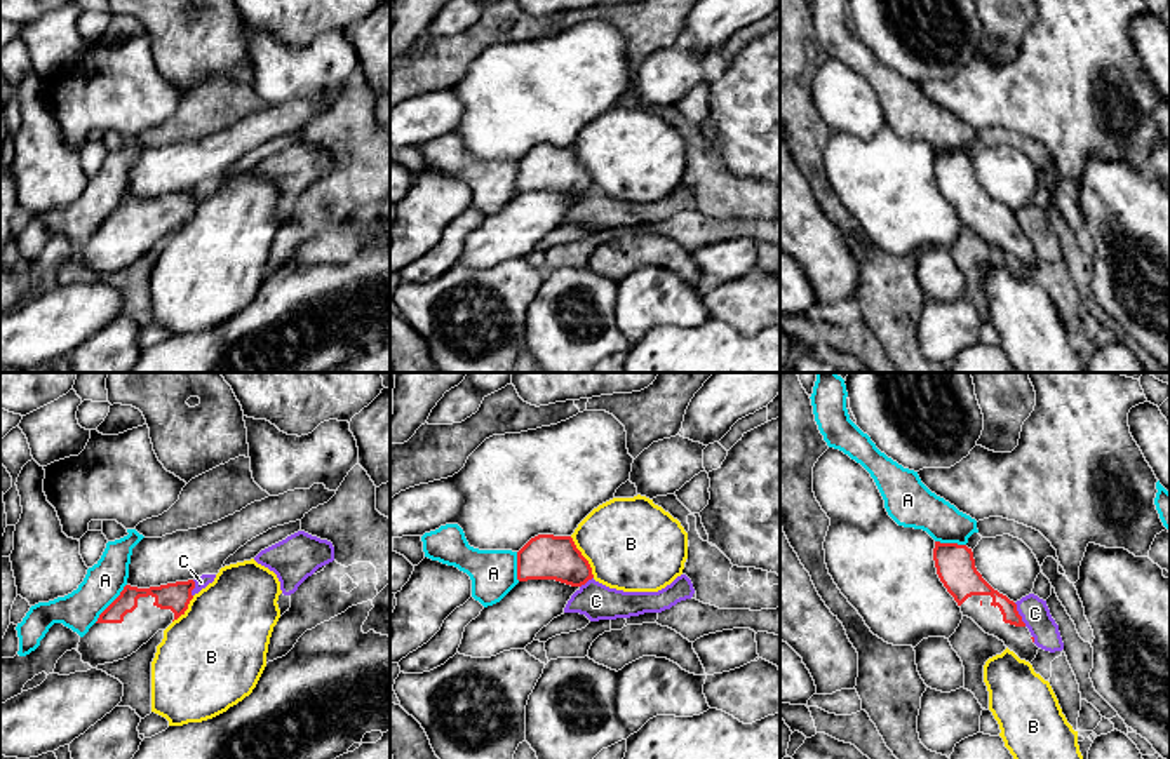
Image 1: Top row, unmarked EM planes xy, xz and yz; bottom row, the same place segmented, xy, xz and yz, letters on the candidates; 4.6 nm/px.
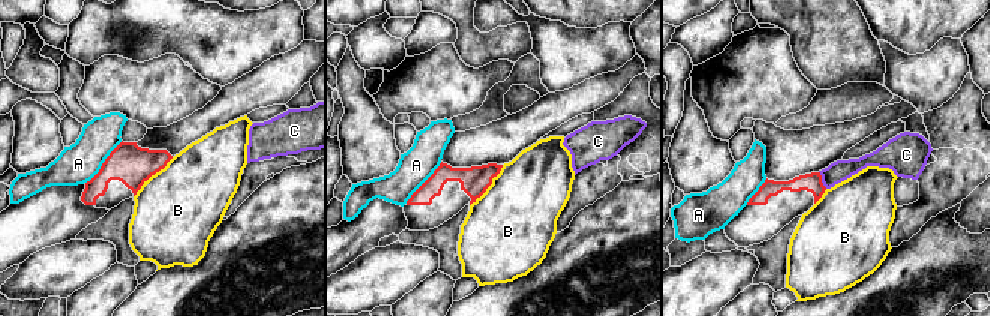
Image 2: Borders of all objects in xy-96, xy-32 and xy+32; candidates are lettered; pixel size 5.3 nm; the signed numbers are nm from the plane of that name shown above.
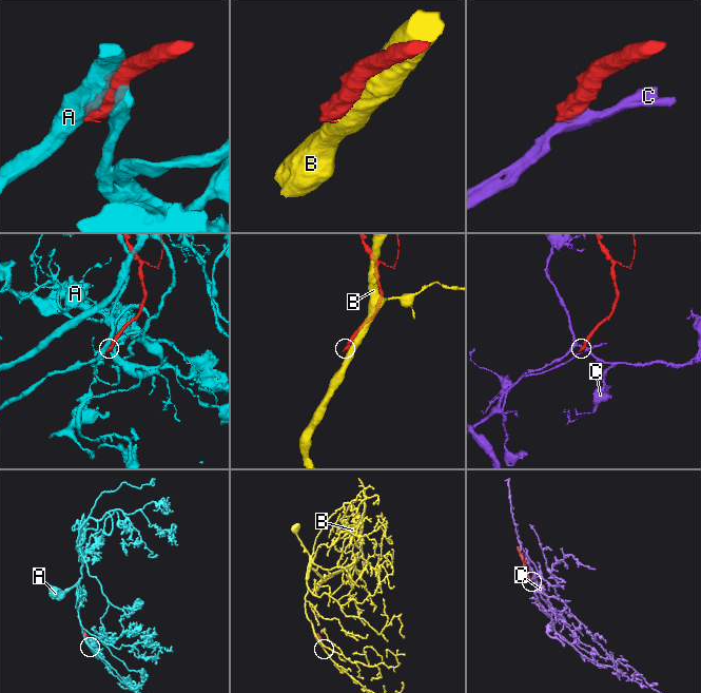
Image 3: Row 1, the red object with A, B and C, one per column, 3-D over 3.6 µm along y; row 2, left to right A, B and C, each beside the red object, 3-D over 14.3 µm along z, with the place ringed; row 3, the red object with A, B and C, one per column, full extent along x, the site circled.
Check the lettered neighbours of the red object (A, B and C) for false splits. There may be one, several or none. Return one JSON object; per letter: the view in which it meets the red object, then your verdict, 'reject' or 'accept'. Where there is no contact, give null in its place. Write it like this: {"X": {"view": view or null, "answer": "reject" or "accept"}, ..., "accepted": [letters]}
{"A": {"view": "xy", "answer": "reject"}, "B": {"view": "xz", "answer": "reject"}, "C": {"view": "yz", "answer": "reject"}, "accepted": []}

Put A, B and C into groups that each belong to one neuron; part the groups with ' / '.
A / B / C

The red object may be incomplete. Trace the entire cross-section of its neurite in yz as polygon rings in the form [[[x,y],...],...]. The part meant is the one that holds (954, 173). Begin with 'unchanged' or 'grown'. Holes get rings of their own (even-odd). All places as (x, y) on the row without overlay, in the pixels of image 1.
grown; [[[935,151],[933,171],[947,202],[985,244],[998,247],[1020,270],[1032,272],[1038,256],[1017,221],[1017,214],[994,200],[977,181],[972,158]]]

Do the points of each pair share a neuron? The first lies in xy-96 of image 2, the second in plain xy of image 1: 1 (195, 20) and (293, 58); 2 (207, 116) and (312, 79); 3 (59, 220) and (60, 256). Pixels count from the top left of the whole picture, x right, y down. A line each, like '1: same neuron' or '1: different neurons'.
1: same neuron
2: different neurons
3: same neuron

